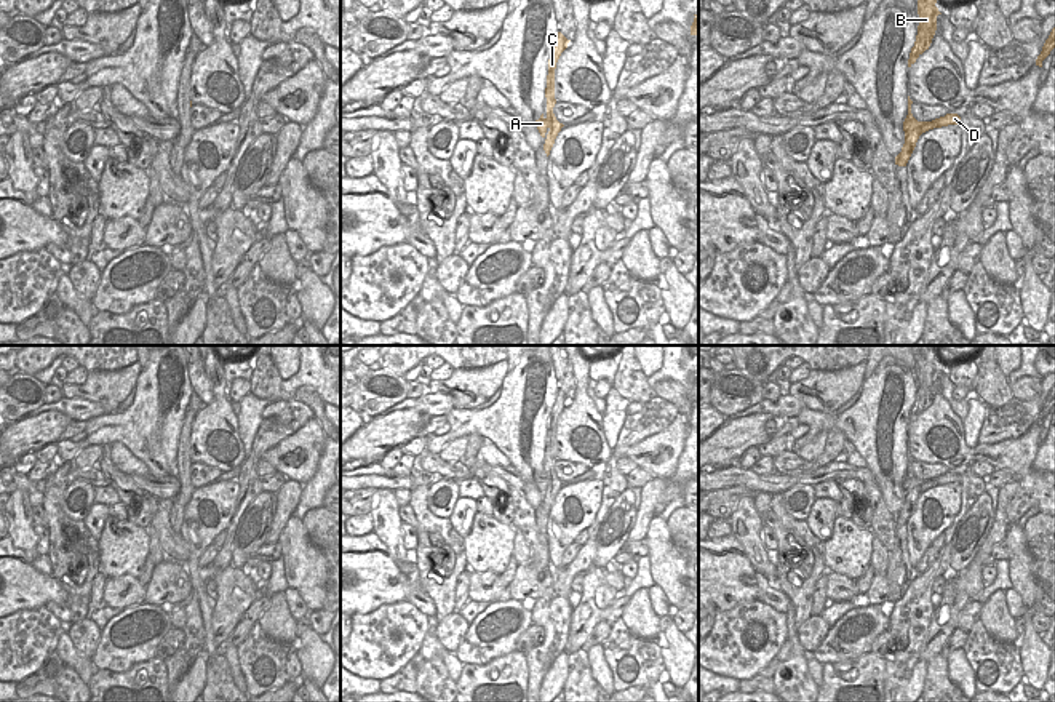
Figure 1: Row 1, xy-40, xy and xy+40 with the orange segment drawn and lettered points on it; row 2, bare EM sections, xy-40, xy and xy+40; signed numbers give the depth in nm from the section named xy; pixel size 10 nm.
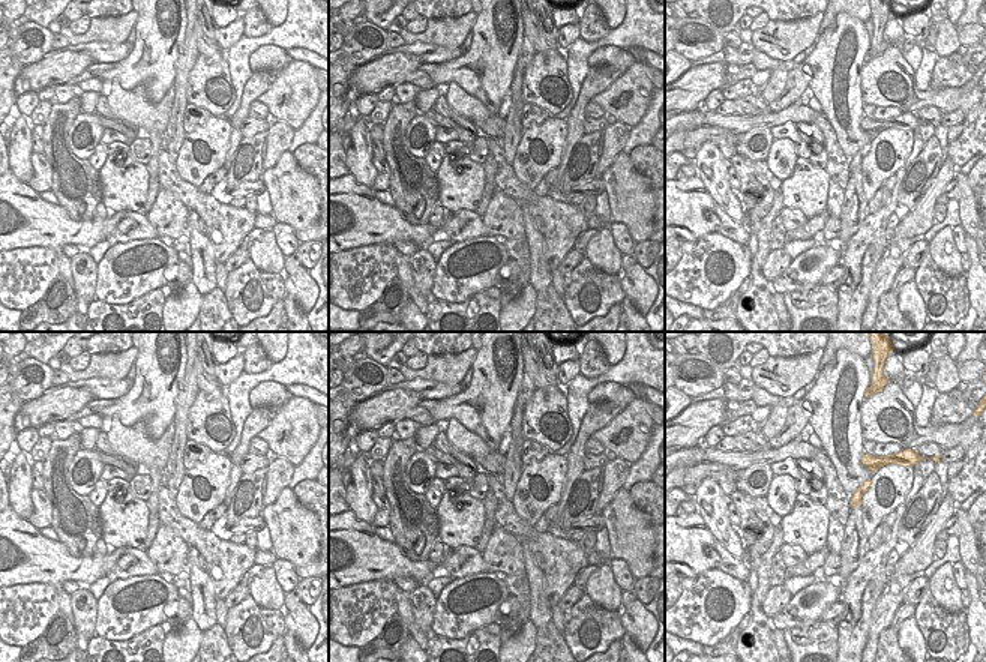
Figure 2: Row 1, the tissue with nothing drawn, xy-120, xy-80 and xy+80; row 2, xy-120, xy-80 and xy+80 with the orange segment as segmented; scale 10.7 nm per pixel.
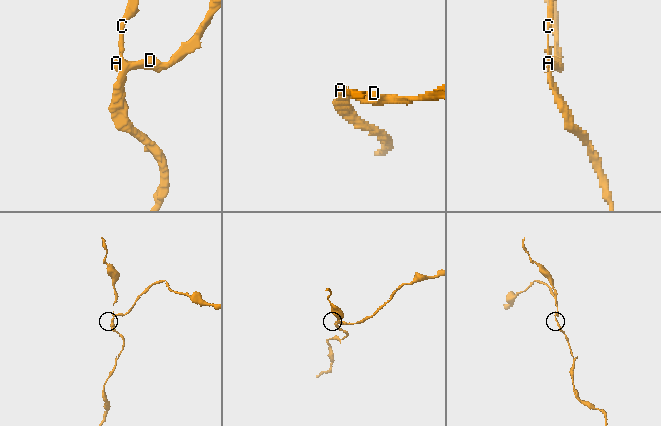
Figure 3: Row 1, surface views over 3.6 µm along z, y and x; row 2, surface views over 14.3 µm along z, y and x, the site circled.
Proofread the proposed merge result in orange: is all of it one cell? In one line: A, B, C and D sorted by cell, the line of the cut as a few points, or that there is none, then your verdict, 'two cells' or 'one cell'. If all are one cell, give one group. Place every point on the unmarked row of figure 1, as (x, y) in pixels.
A D / B C; cut in xy along (549, 470), (552, 485); two cells

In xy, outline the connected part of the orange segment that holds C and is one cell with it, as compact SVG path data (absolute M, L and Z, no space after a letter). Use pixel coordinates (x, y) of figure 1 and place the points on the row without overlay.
M558 390L556 395L556 401L551 408L551 414L548 417L548 433L547 433L547 446L545 446L545 456L547 456L547 473L550 472L553 477L553 483L548 485L550 489L547 493L545 502L543 502L543 509L547 512L547 515L550 513L550 509L555 502L555 497L558 494L558 491L561 489L561 486L564 485L563 481L559 481L553 472L553 465L556 462L555 457L555 427L556 427L556 421L561 414L561 411L567 406L567 401L571 398L567 398L561 390Z

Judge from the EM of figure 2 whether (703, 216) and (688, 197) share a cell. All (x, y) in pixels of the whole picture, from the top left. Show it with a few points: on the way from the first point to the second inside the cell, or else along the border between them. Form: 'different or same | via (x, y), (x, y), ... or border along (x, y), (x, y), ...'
same | via (698, 212), (688, 201)

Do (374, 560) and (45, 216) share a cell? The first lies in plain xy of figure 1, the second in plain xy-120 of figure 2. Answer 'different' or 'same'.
same

